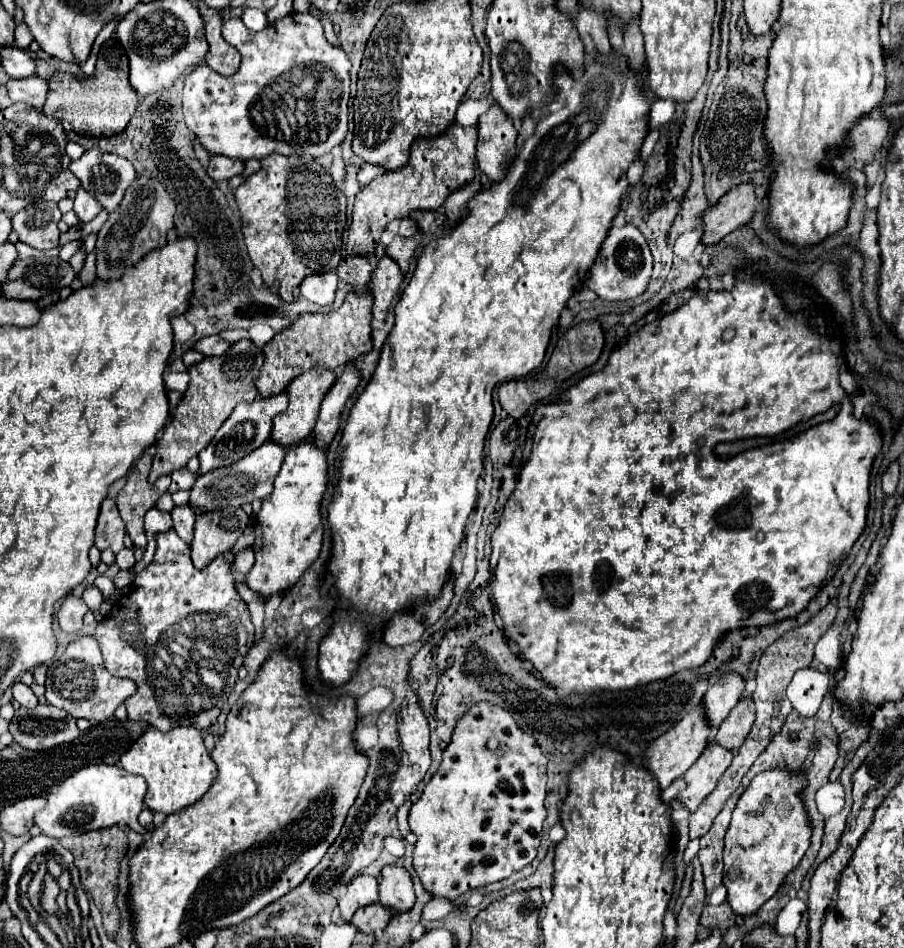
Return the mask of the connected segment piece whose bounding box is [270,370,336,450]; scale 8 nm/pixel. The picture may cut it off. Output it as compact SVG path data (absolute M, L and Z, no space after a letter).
M310 370L310 372L304 372L304 374L296 376L286 388L286 394L288 394L288 400L290 400L286 412L274 416L270 442L278 444L278 446L282 446L286 450L292 444L298 444L298 442L306 440L314 430L314 424L316 424L318 412L320 412L320 404L322 404L326 392L330 390L330 386L334 384L334 380L336 380L336 372L330 372L330 370L322 370L322 372Z

